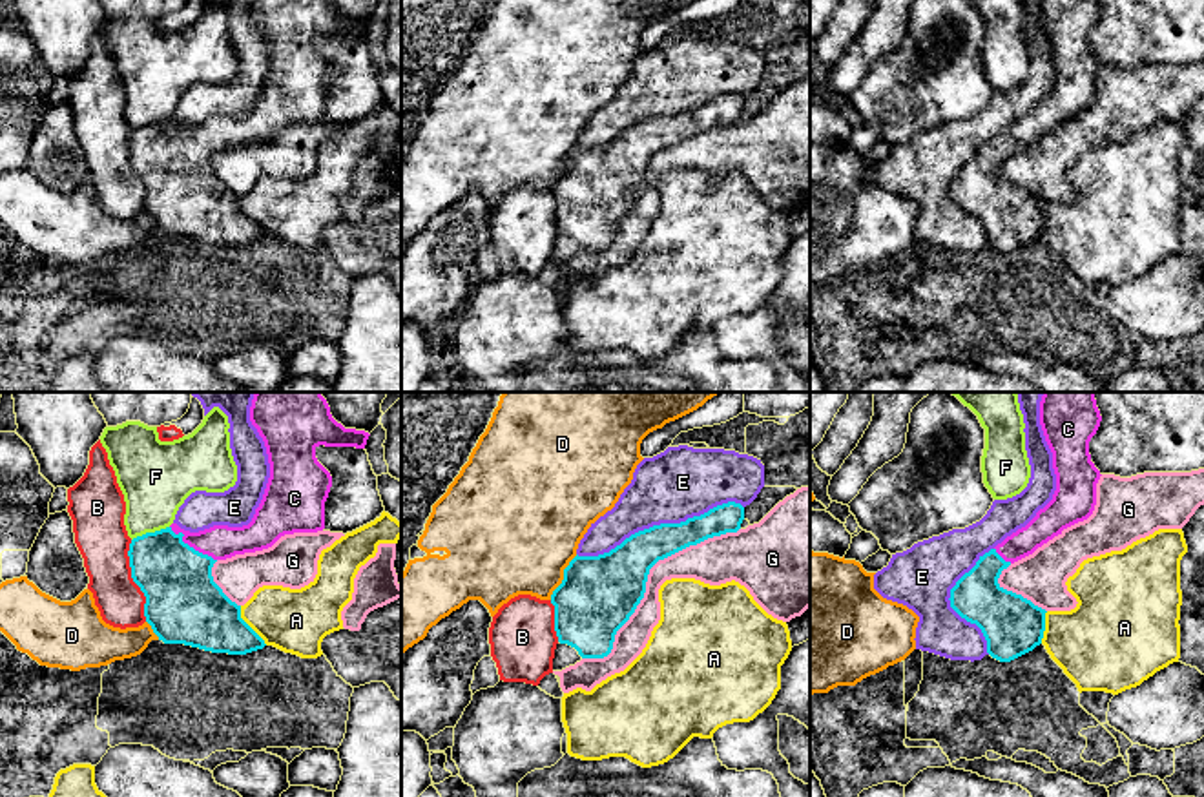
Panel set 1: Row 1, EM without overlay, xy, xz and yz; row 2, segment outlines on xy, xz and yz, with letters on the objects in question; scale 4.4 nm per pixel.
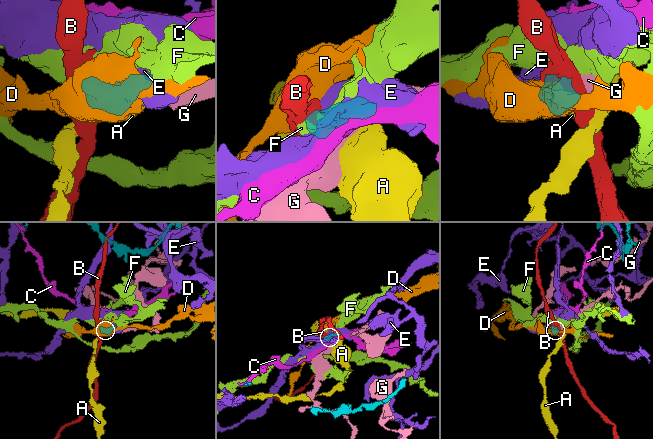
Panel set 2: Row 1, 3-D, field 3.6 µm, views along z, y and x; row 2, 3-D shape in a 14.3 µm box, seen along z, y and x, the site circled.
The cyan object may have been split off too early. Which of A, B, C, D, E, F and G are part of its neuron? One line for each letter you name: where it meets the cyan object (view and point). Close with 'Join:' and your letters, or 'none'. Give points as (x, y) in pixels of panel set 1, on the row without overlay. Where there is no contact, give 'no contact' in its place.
C: xy (188, 137)
Join: C

